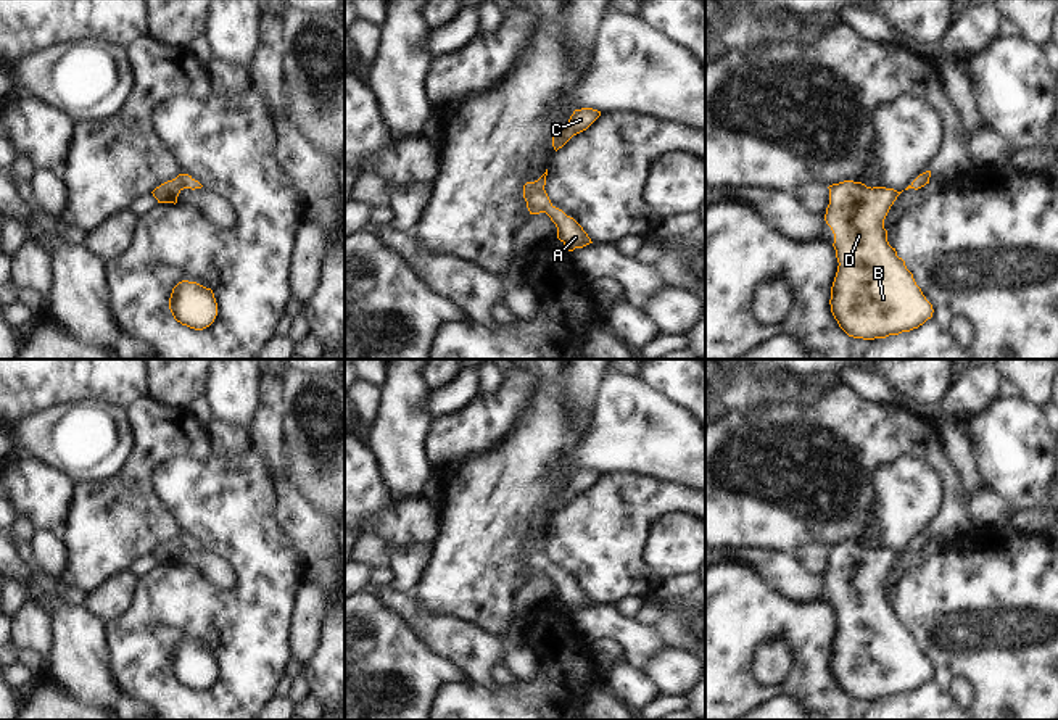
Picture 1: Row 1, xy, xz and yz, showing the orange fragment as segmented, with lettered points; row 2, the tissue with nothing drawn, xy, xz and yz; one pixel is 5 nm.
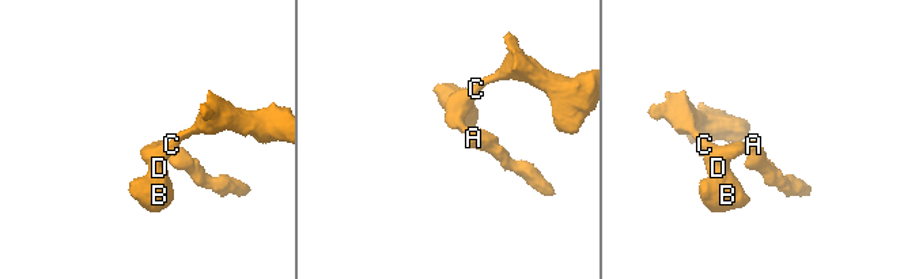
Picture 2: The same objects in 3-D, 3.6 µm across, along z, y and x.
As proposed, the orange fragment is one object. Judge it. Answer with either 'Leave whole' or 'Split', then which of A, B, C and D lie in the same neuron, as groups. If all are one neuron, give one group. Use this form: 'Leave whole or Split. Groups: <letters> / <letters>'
Leave whole. Groups: A B C D

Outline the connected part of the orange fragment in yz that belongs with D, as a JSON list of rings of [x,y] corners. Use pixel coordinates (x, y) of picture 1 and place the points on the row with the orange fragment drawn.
[[[844,180],[829,188],[824,221],[834,234],[837,272],[831,312],[853,338],[910,332],[932,317],[932,304],[887,242],[884,219],[902,192]]]

